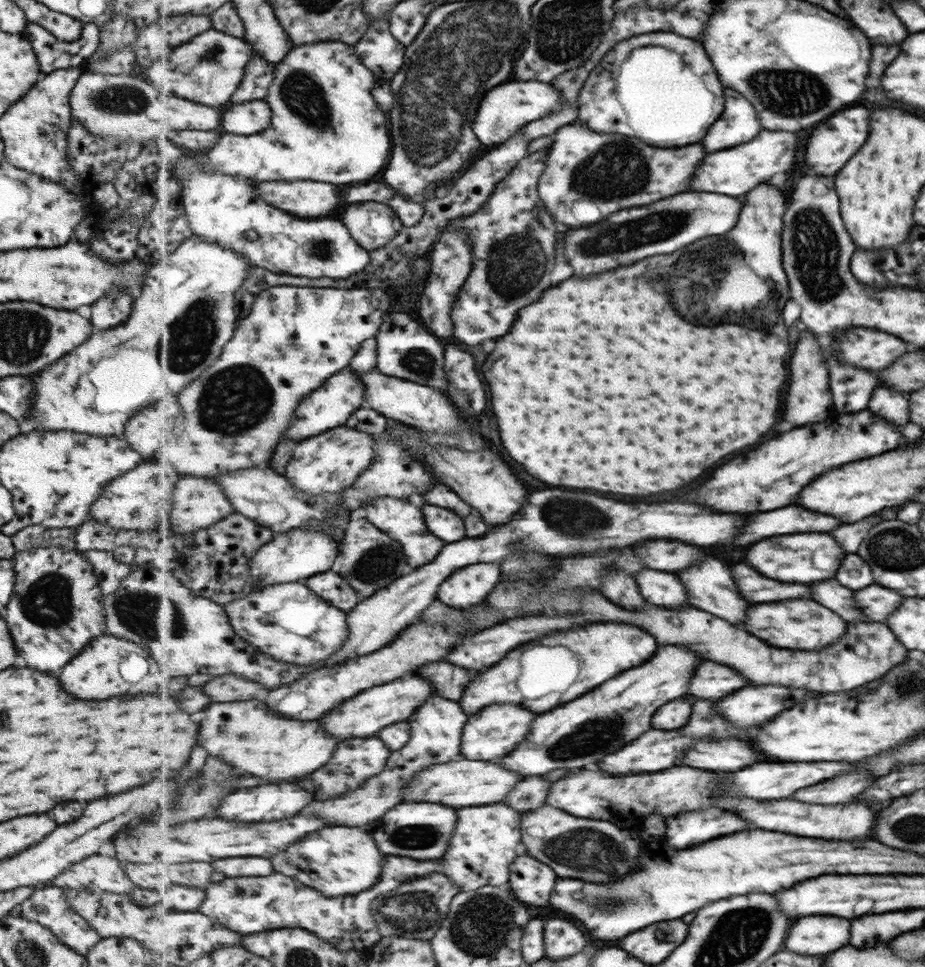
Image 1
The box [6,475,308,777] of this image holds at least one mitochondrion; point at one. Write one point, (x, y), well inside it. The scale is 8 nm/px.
(48, 602)

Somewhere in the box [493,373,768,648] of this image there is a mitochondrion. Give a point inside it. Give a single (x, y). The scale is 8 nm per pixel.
(578, 519)

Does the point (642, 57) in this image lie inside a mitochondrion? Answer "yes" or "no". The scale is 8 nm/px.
no

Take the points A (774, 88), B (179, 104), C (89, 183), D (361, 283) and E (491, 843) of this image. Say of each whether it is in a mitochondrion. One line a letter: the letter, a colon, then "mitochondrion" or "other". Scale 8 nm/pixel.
A: mitochondrion
B: other
C: other
D: other
E: other

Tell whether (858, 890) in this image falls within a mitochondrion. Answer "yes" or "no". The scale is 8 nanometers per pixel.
no

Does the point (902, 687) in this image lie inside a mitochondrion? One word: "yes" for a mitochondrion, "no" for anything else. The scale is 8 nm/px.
yes

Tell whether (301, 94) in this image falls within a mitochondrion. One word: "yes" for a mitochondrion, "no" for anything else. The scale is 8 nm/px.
yes

